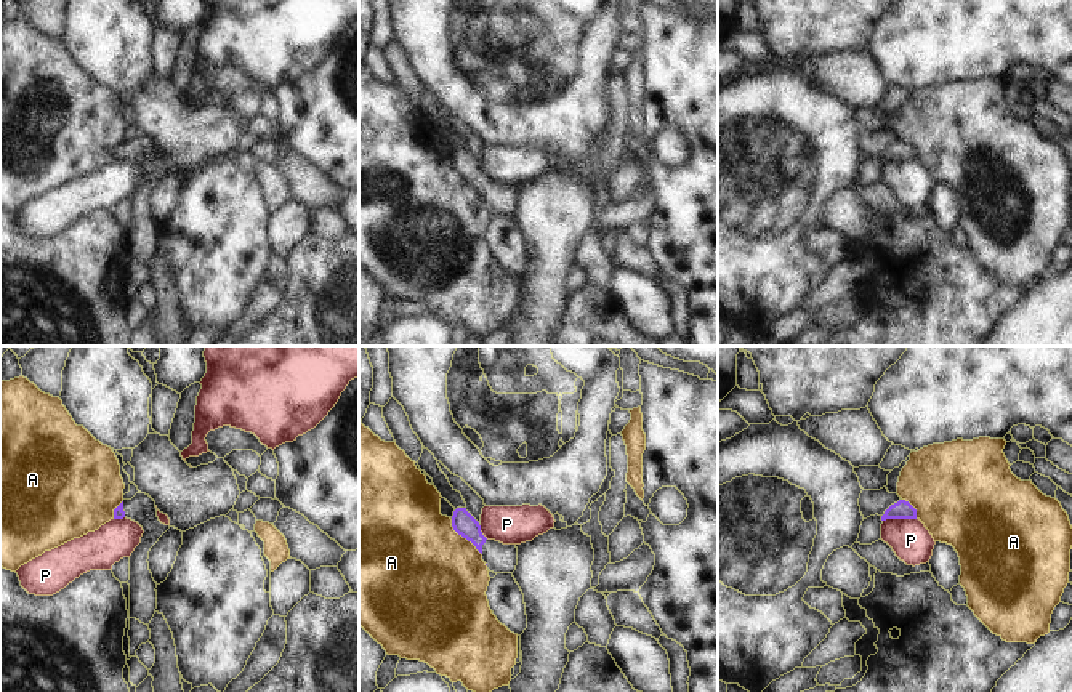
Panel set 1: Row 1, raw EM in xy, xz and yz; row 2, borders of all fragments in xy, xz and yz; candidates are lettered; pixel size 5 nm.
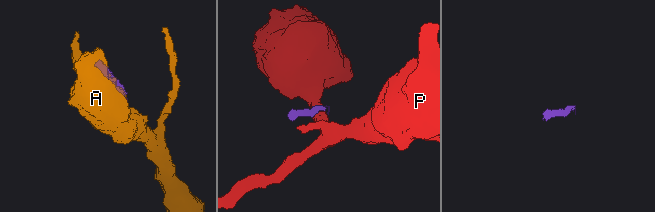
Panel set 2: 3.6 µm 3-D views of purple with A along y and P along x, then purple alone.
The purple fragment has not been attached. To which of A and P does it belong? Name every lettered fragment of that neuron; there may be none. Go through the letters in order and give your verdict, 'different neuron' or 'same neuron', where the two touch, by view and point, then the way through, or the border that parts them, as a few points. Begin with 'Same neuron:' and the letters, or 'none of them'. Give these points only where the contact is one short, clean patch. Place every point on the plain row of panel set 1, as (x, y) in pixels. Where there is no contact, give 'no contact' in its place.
Same neuron: none of them
A: different neuron; meets purple in xz at (463, 178)
P: different neuron; meets purple in yz at (899, 159); border along yz (915, 159), (886, 159), (883, 162)

